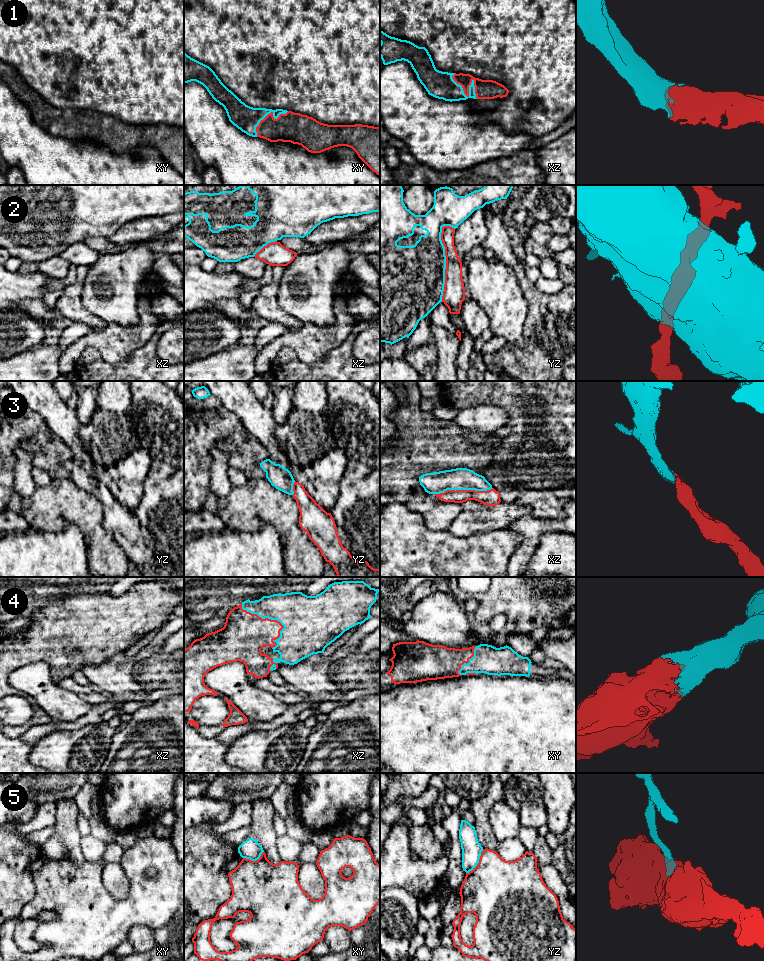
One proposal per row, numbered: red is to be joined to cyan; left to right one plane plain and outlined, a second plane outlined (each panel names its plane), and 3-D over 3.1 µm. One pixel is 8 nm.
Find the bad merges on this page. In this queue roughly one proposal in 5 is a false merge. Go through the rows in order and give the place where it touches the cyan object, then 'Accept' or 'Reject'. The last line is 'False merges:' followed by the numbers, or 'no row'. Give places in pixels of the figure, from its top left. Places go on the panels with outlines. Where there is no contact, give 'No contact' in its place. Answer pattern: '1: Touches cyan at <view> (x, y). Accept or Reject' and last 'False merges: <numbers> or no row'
1: Touches cyan at xz (469, 91). Accept
2: Touches cyan at yz (445, 261). Reject
3: Touches cyan at xz (463, 489). Accept
4: Touches cyan at xz (271, 619). Accept
5: Touches cyan at yz (478, 862). Reject
False merges: 2, 5

